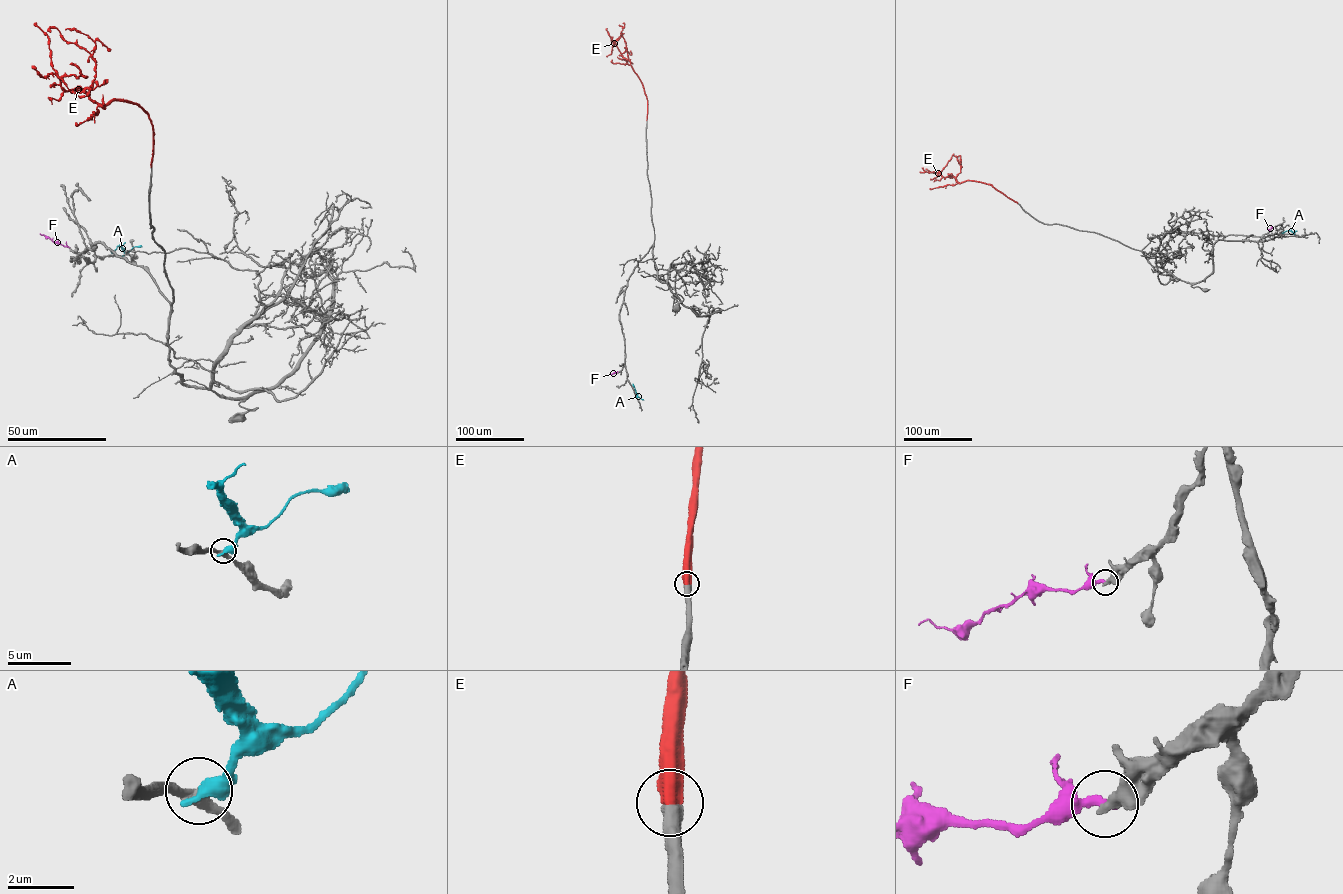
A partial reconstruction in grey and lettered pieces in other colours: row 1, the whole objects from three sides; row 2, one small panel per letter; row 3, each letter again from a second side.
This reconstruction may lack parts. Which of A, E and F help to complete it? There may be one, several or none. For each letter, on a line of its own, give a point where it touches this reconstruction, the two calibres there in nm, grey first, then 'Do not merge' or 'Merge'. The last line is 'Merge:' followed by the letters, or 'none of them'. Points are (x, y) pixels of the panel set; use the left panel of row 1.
A: Touches grey at (122, 256). Thickness 360 nm (grey) against 600 nm. Do not merge
E: Touches grey at (151, 165). Thickness 500 nm (grey) against 650 nm. Merge
F: Touches grey at (69, 247). Thickness 280 nm (grey) against 320 nm. Do not merge
Merge: E

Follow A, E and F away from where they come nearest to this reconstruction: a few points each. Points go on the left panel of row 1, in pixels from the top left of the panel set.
A: (122, 256), (124, 252), (121, 246), (111, 251)
E: (151, 165), (149, 116), (138, 105), (101, 106), (79, 88), (64, 89), (49, 38), (34, 23)
F: (69, 247), (40, 233)

